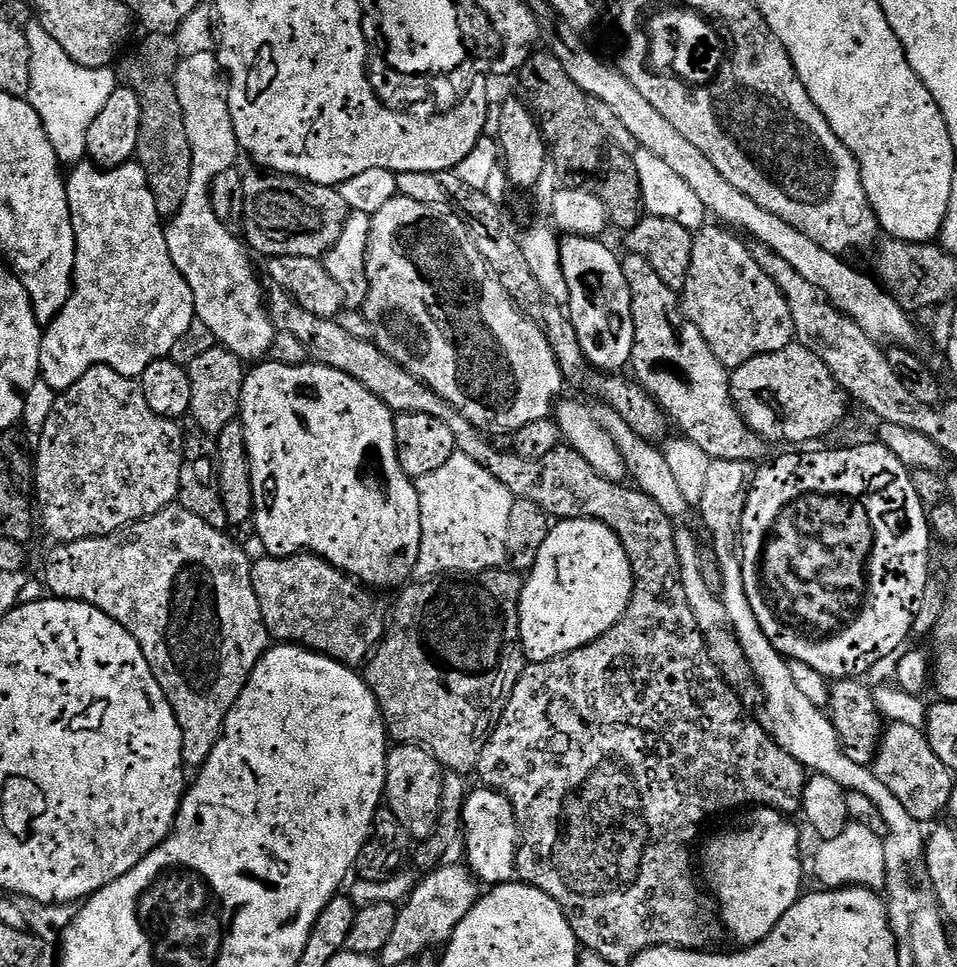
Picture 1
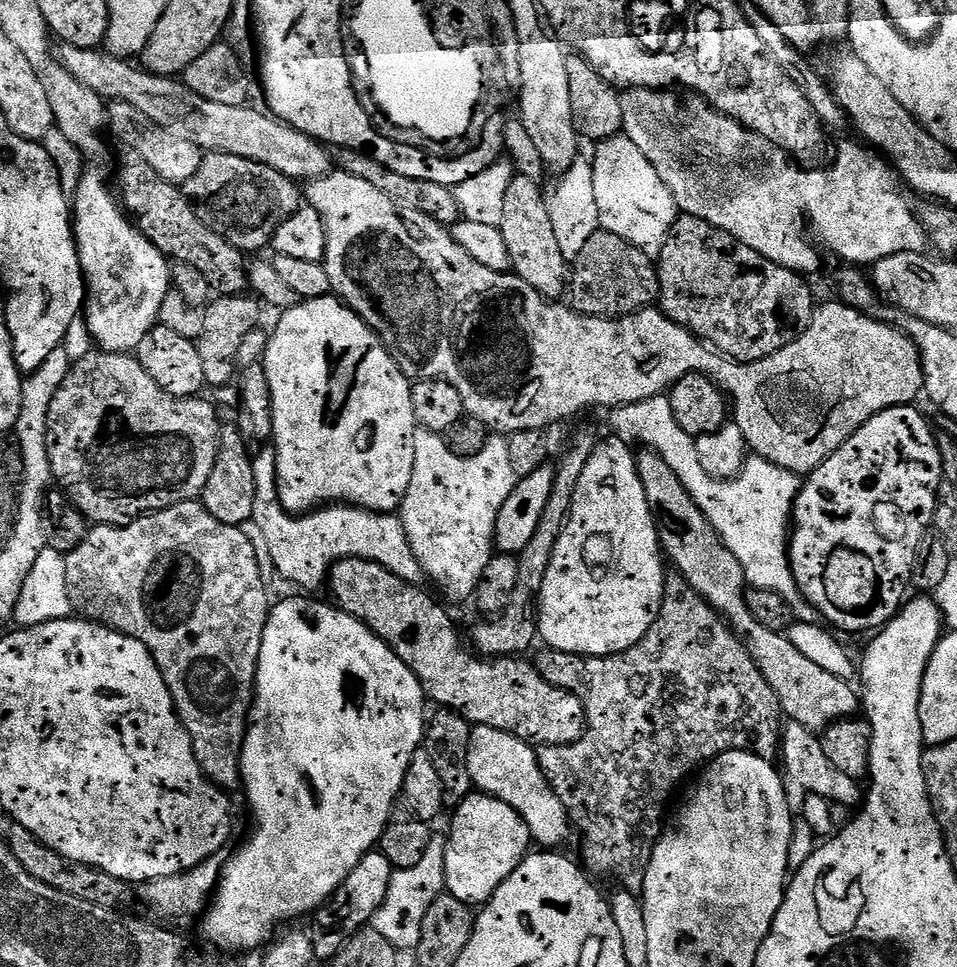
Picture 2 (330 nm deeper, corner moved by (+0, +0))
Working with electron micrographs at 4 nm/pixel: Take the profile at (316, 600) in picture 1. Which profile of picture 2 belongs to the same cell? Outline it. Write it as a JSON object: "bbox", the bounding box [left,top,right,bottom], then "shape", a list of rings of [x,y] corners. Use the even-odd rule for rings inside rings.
{"bbox":[326,556,588,746],"shape":[[[351,556],[334,565],[326,588],[332,591],[335,607],[358,618],[392,647],[418,678],[425,697],[441,709],[459,712],[473,726],[511,732],[533,746],[562,746],[583,738],[588,719],[578,696],[546,682],[531,659],[481,658],[466,640],[464,645],[449,609],[435,595],[423,592],[420,584],[398,578],[378,562]]]}

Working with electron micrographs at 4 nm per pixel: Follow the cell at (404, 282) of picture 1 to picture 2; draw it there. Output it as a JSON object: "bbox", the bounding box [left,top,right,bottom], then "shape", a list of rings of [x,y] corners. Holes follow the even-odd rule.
{"bbox":[306,170,924,477],"shape":[[[333,170],[326,176],[321,176],[319,180],[311,181],[306,188],[307,207],[320,212],[322,222],[326,226],[326,254],[322,261],[326,274],[330,274],[330,286],[332,292],[339,299],[343,300],[348,307],[353,308],[361,318],[366,321],[372,329],[380,335],[380,340],[386,346],[388,353],[398,362],[402,374],[409,380],[445,380],[462,394],[464,411],[469,416],[478,418],[489,429],[500,434],[511,434],[518,430],[548,430],[551,424],[556,424],[559,420],[568,420],[571,416],[579,414],[583,408],[605,408],[611,410],[620,408],[623,404],[633,404],[642,402],[651,396],[659,396],[667,393],[672,385],[686,374],[691,372],[701,372],[708,376],[720,387],[720,391],[730,401],[730,412],[734,415],[734,422],[738,430],[742,430],[742,438],[755,455],[762,457],[766,462],[774,462],[774,466],[782,466],[782,470],[790,470],[797,476],[807,477],[809,472],[813,472],[826,458],[830,458],[850,437],[855,434],[860,427],[870,418],[874,418],[880,412],[885,412],[888,408],[899,408],[913,403],[912,400],[918,397],[924,390],[924,375],[920,365],[920,355],[918,354],[914,342],[906,333],[899,328],[885,324],[882,320],[875,320],[873,316],[866,312],[860,312],[857,308],[843,302],[836,304],[824,304],[815,309],[808,323],[808,327],[790,341],[782,350],[770,354],[761,360],[755,360],[749,364],[744,364],[740,360],[729,360],[727,356],[721,356],[719,352],[708,347],[703,340],[699,340],[693,332],[688,332],[682,326],[665,316],[659,307],[649,306],[642,308],[638,312],[632,312],[628,316],[619,318],[609,318],[606,316],[584,316],[577,312],[575,308],[564,302],[548,300],[534,286],[530,286],[521,276],[513,274],[511,271],[495,272],[482,262],[474,262],[462,246],[452,236],[451,231],[445,225],[439,224],[434,218],[422,214],[413,208],[402,206],[394,202],[378,186],[370,186],[363,178],[354,178],[351,174],[343,170]]]}

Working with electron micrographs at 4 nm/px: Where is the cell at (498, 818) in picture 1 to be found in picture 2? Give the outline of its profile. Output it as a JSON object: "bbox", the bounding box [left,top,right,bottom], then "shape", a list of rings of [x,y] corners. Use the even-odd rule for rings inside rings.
{"bbox":[445,792,533,906],"shape":[[[473,792],[457,805],[455,812],[452,828],[448,830],[445,889],[450,896],[458,898],[460,902],[466,902],[469,906],[482,906],[529,853],[533,841],[532,835],[525,820],[513,807],[487,793]]]}

